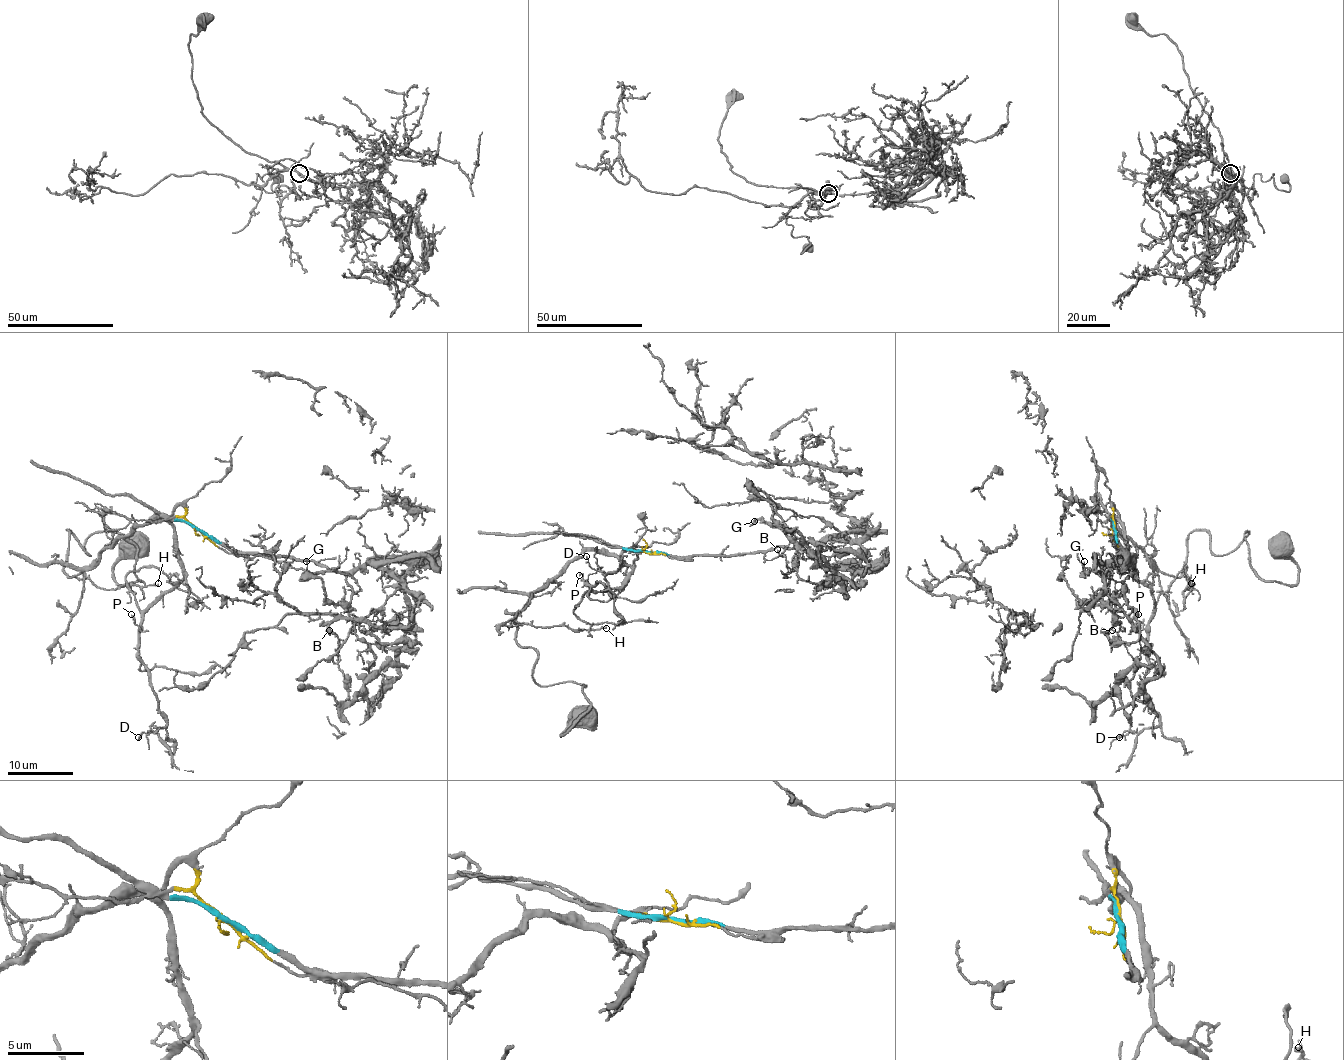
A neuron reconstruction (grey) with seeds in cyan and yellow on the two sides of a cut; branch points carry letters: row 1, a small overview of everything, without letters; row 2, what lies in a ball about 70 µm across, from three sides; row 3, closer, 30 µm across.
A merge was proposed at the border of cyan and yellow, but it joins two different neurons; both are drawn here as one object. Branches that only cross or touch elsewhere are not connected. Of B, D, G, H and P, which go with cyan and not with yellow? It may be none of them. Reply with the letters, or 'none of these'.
B, G

